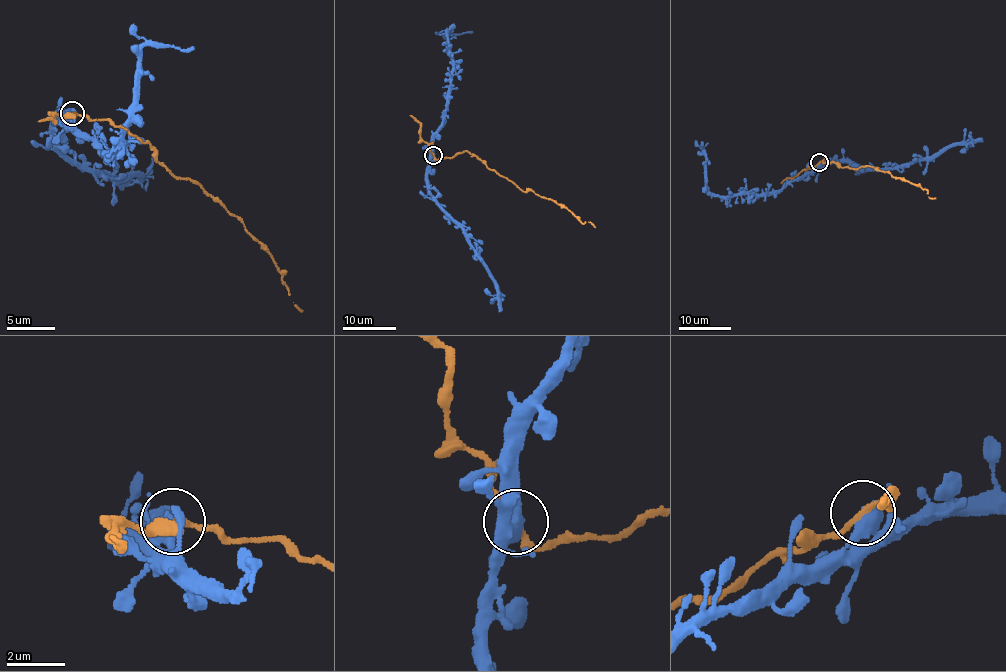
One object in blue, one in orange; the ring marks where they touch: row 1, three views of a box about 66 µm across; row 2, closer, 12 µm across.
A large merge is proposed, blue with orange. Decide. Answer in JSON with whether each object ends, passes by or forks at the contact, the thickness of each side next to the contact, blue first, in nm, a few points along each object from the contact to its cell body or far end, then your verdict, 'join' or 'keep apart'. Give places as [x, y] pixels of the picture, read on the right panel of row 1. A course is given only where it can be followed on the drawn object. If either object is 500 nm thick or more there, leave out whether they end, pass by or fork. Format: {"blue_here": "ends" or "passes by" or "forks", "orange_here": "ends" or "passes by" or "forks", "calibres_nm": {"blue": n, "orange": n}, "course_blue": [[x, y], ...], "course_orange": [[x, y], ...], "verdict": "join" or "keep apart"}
{"blue_here": "passes by", "orange_here": "passes by", "calibres_nm": {"blue": 440, "orange": 200}, "course_blue": [[820, 162], [815, 169], [776, 191], [714, 195], [707, 185], [701, 142]], "course_orange": [[820, 162], [826, 158], [822, 160], [834, 161], [844, 168], [878, 167], [924, 189], [928, 197], [936, 198]], "verdict": "join"}

